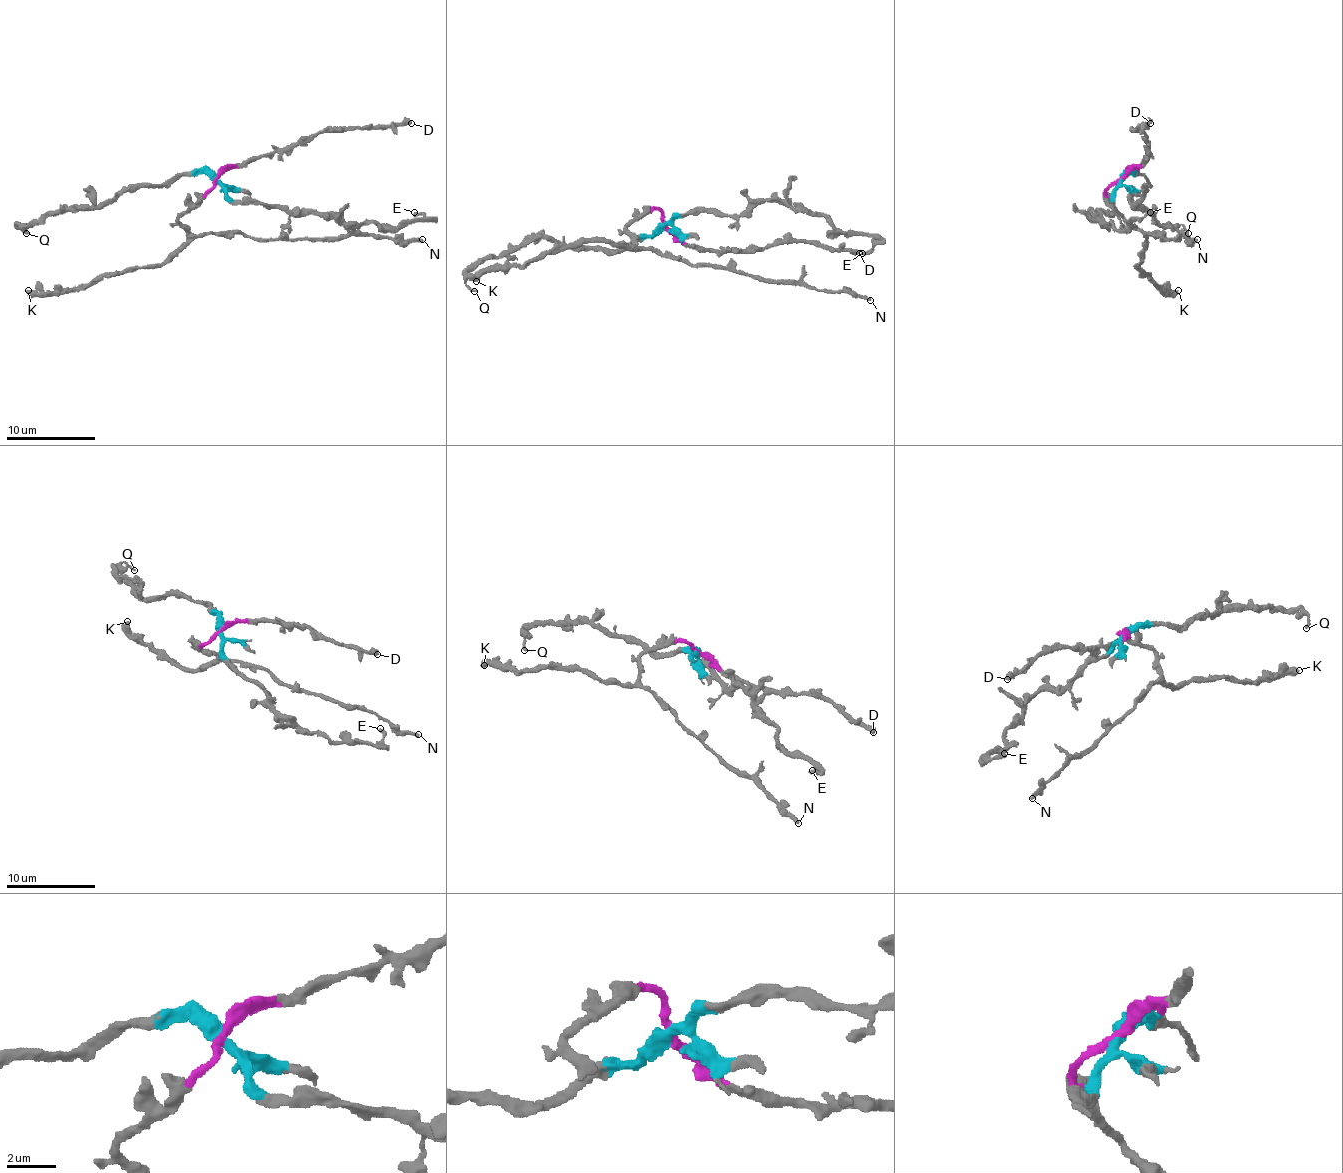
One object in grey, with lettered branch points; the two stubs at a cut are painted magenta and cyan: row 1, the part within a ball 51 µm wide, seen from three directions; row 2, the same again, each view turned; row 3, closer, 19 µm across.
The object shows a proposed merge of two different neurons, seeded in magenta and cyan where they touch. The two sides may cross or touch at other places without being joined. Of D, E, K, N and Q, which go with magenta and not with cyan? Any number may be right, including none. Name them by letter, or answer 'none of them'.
D, K, N

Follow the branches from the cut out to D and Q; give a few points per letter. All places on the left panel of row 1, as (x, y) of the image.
D: (217, 178), (239, 162), (291, 151), (335, 129), (369, 129), (411, 122)
Q: (217, 178), (188, 174), (174, 180), (128, 185), (101, 203), (67, 207), (18, 225), (27, 234)

